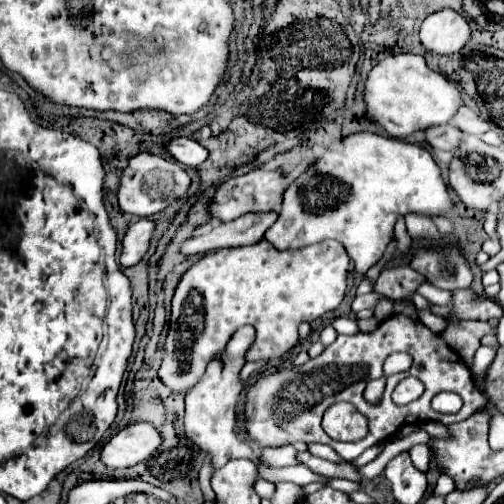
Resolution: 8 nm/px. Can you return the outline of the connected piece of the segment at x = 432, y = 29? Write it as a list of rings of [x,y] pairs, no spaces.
[[[442,9],[424,19],[420,29],[422,45],[434,55],[458,53],[470,35],[468,17],[452,9]]]

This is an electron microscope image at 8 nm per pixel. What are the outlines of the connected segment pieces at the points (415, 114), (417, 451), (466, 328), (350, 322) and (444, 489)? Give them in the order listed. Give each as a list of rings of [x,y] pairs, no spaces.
[[[412,53],[390,55],[372,67],[364,83],[362,99],[366,105],[366,117],[372,123],[382,125],[390,137],[400,139],[432,125],[450,123],[456,109],[462,105],[456,85],[428,69],[422,55]]]
[[[414,445],[414,447],[410,447],[408,449],[408,453],[410,453],[410,457],[412,457],[412,463],[422,471],[422,473],[426,473],[428,471],[428,467],[430,467],[430,449],[428,449],[428,445]]]
[[[446,319],[446,329],[440,337],[462,357],[464,365],[472,371],[472,359],[480,347],[482,335],[490,331],[490,325],[484,321],[450,321]]]
[[[336,317],[332,321],[332,327],[336,329],[336,333],[342,333],[342,335],[354,335],[354,333],[358,333],[356,319],[350,319],[350,317]]]
[[[440,475],[440,477],[438,477],[438,483],[436,483],[436,487],[434,487],[432,493],[434,493],[434,495],[448,495],[452,489],[454,489],[452,479],[446,477],[446,475]]]

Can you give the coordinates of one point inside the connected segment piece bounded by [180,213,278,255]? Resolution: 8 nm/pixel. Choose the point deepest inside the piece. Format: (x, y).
(248, 229)

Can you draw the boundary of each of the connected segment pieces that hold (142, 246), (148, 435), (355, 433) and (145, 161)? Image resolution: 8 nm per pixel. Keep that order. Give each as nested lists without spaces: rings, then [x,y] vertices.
[[[140,219],[132,225],[128,225],[124,239],[122,239],[122,253],[120,253],[122,267],[132,267],[144,257],[152,231],[154,231],[154,223],[148,219]]]
[[[136,421],[136,423],[128,423],[124,429],[120,429],[102,447],[100,459],[104,465],[108,465],[112,469],[134,467],[136,463],[150,457],[158,445],[160,445],[158,431],[150,423]]]
[[[334,403],[332,407],[328,407],[322,419],[322,427],[334,441],[344,443],[359,441],[369,431],[367,418],[350,403]]]
[[[138,153],[128,159],[128,165],[122,169],[120,175],[120,185],[116,189],[116,199],[118,207],[122,213],[132,213],[138,217],[150,217],[168,205],[172,205],[178,197],[186,193],[190,185],[188,173],[178,167],[176,163],[170,163],[164,157],[152,155],[152,153]]]

